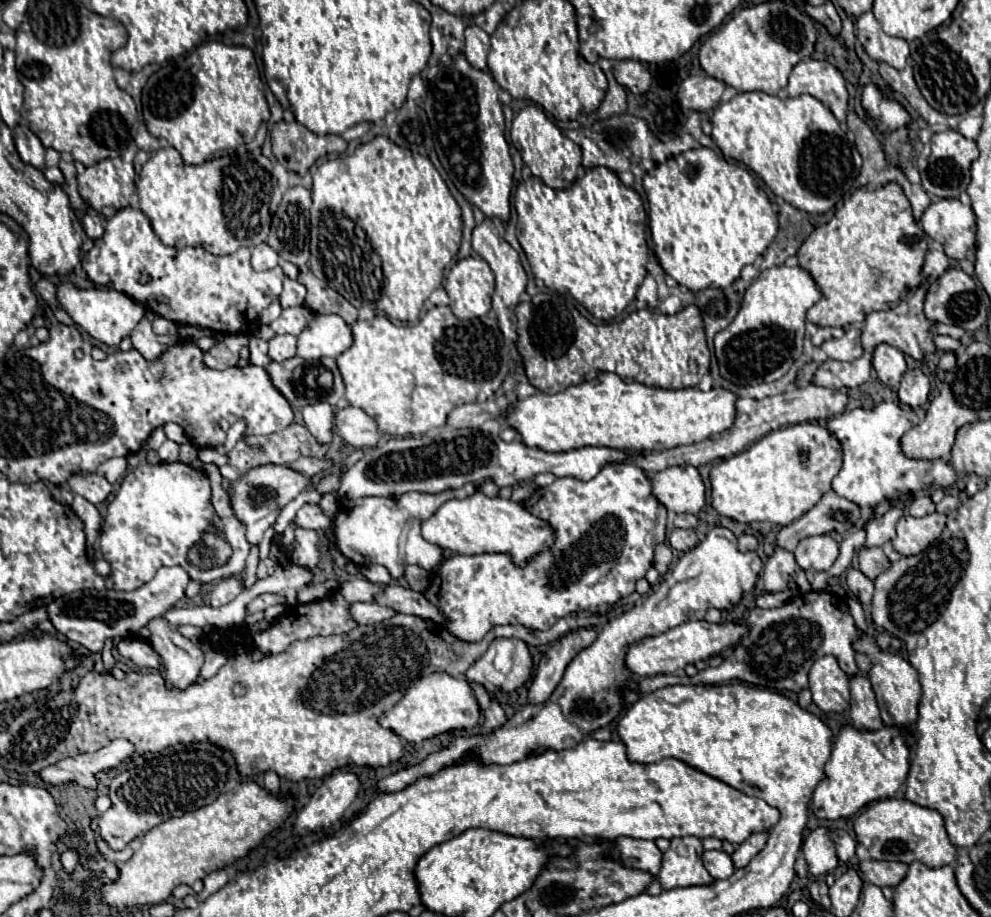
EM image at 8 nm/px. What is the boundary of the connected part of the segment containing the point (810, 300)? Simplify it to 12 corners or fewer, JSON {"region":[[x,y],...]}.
{"region":[[775,265],[715,337],[737,385],[783,377],[821,299],[803,267]]}

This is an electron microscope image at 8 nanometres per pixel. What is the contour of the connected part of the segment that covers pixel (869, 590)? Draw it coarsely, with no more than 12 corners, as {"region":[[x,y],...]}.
{"region":[[857,569],[847,571],[847,585],[863,607],[871,605],[873,581]]}

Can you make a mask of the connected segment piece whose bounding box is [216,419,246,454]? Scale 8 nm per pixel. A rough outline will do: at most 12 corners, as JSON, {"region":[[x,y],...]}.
{"region":[[244,419],[236,421],[227,431],[224,445],[216,450],[226,454],[241,439],[246,427]]}

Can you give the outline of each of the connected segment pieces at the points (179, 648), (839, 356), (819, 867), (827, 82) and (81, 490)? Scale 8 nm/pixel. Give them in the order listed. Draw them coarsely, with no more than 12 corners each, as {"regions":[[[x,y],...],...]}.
{"regions":[[[165,617],[147,623],[165,663],[165,679],[187,687],[199,677],[203,651]],[[861,327],[847,329],[821,349],[837,361],[863,355]],[[817,827],[801,851],[813,875],[833,871],[839,863],[831,835]],[[803,59],[789,97],[807,93],[845,123],[845,77],[829,61]],[[95,473],[73,475],[73,493],[93,505],[103,503],[113,489]]]}

